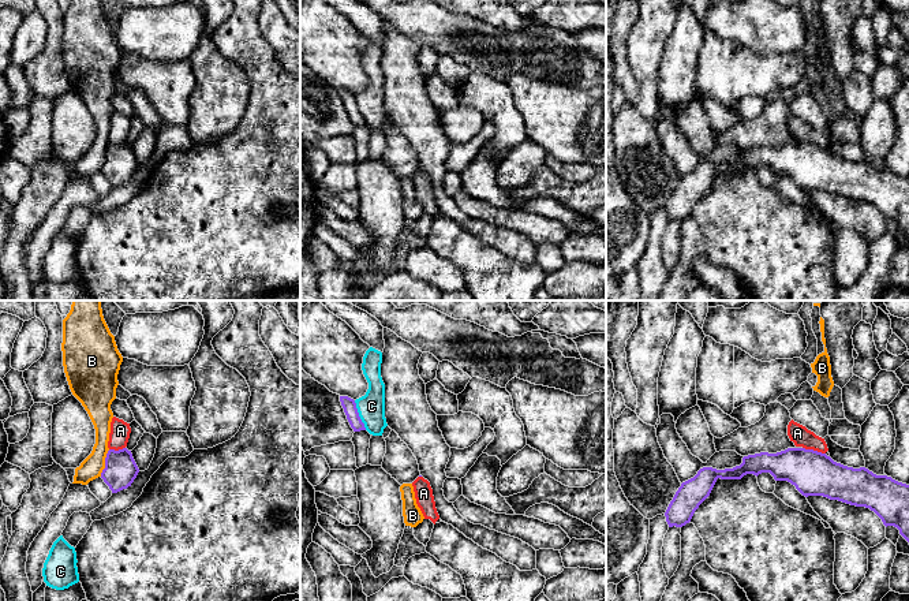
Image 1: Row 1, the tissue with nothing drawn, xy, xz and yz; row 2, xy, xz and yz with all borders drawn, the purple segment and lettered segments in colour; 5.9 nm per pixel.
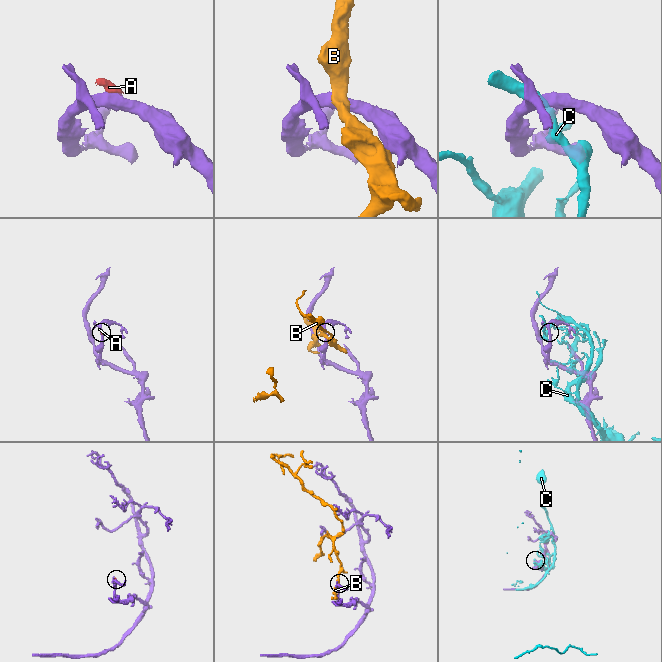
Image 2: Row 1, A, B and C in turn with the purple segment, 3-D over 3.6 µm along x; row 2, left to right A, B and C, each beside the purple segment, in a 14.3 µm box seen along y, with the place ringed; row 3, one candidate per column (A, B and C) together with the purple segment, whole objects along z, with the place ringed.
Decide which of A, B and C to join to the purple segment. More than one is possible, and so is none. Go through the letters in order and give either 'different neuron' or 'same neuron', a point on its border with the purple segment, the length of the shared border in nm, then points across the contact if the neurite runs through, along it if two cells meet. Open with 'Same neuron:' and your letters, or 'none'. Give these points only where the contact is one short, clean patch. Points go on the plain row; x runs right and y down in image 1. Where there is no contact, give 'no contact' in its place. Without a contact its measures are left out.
Same neuron: none
A: different neuron | yz (812, 144) | 140 nm | along yz (803, 141), (825, 148)
B: different neuron | xy (105, 157) | 170 nm | along xy (109, 144), (105, 152), (105, 161), (100, 170)
C: different neuron | xz (358, 109) | 190 nm

